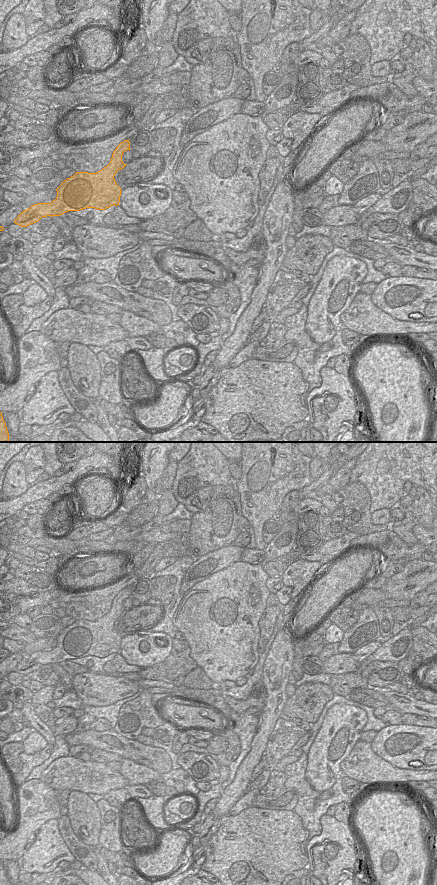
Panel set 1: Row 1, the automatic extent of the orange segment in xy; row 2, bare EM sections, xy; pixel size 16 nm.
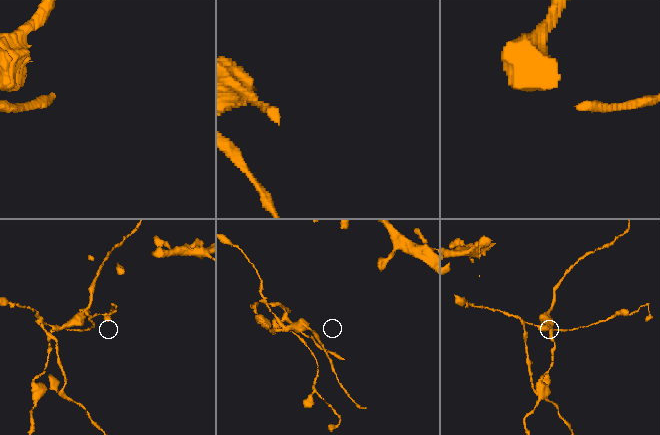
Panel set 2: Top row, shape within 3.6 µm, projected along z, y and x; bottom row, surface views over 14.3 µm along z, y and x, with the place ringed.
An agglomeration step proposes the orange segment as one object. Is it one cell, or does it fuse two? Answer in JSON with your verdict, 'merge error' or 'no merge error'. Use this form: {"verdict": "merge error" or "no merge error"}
{"verdict": "merge error"}

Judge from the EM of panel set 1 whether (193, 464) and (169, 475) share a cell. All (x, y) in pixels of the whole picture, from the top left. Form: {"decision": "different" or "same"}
{"decision": "different"}

